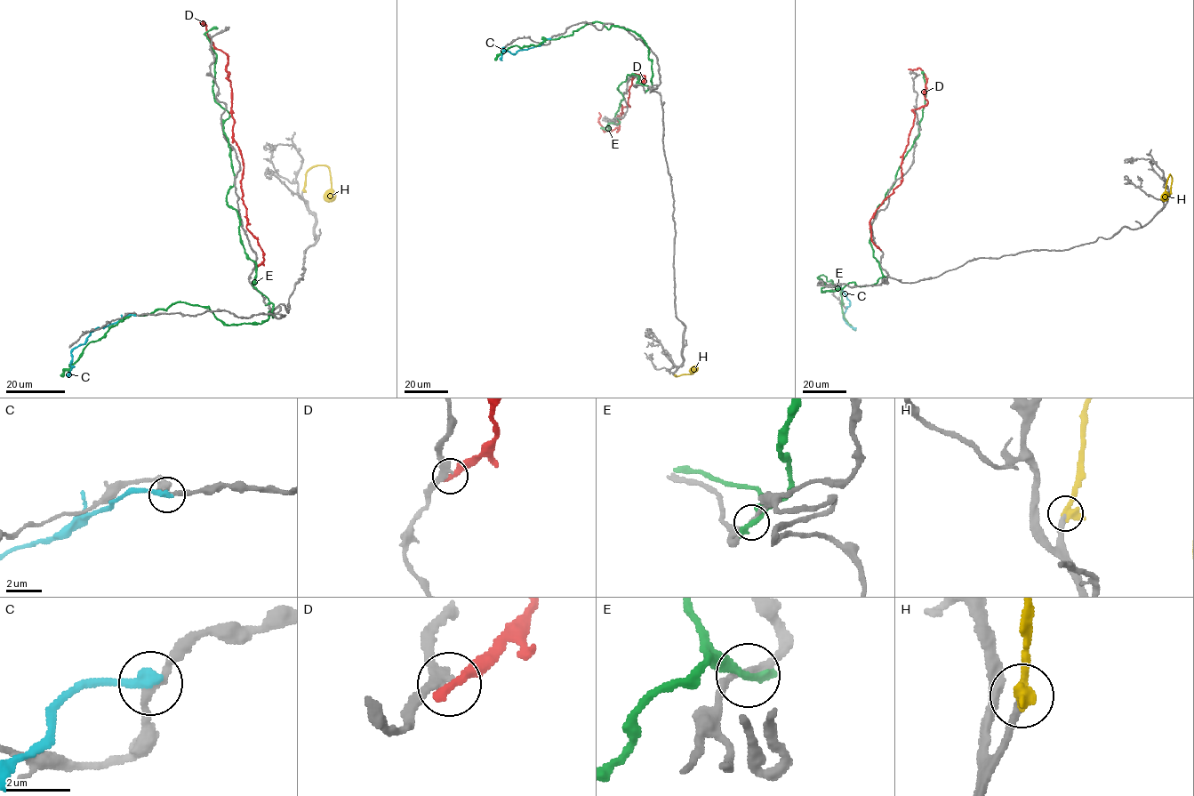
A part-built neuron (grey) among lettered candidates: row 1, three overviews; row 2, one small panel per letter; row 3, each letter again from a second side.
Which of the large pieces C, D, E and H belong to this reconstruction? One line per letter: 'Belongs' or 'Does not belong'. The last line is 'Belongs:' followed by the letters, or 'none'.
C: Does not belong
D: Does not belong
E: Does not belong
H: Belongs
Belongs: H

